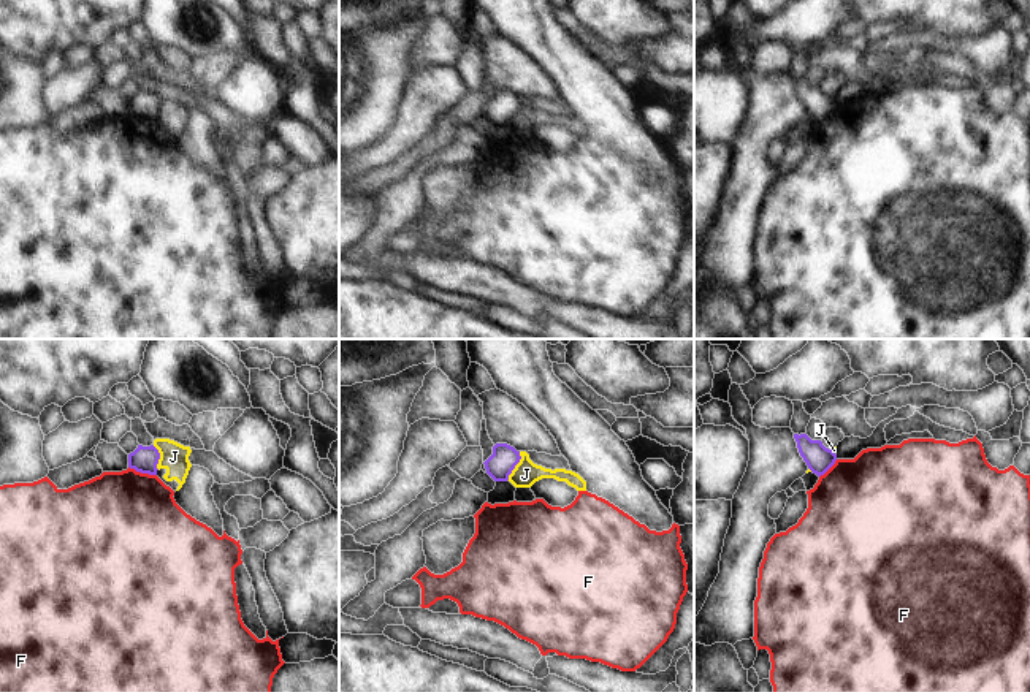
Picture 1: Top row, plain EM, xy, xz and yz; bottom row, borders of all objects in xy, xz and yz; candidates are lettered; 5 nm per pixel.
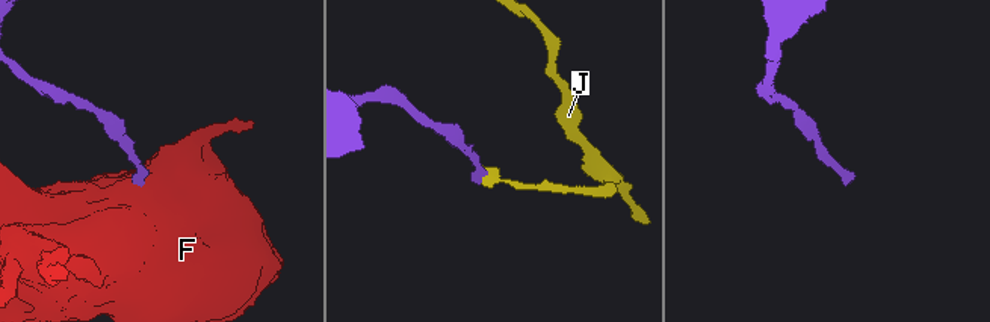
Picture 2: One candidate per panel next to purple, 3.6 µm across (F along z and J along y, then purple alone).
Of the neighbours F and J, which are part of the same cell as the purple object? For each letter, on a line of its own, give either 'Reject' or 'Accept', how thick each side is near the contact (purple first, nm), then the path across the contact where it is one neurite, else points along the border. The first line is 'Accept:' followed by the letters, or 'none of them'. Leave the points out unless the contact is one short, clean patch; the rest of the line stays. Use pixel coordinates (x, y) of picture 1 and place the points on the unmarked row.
Accept: none of them
F: Reject. Thickness 140 nm (purple) against 500 nm
J: Reject. Thickness 140 nm (purple) against 130 nm. Boundary: xz (520, 97), (520, 106), (507, 124)

